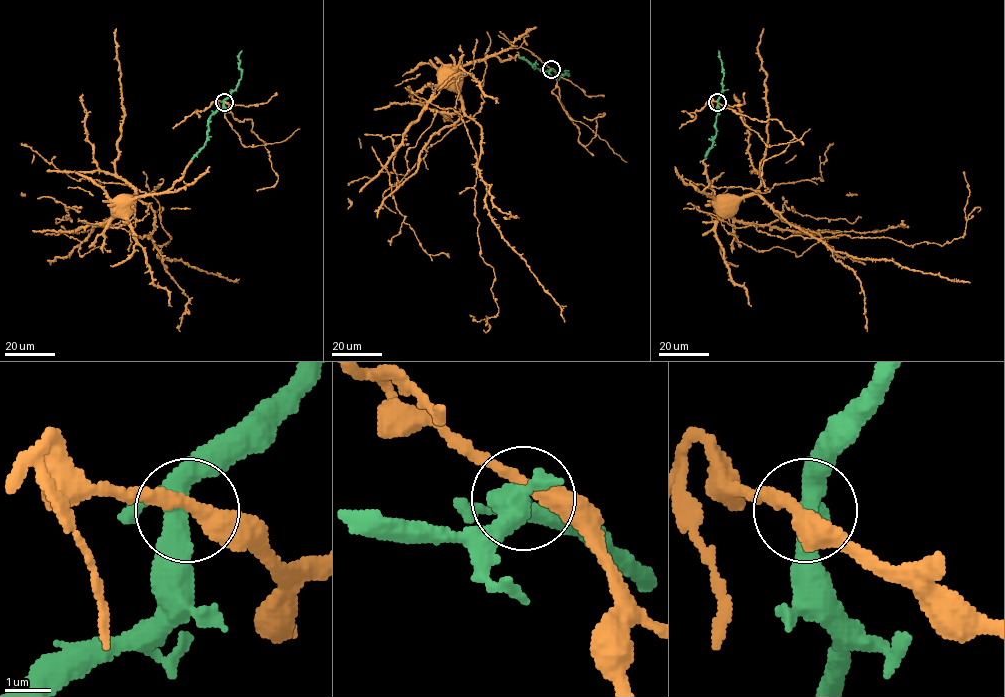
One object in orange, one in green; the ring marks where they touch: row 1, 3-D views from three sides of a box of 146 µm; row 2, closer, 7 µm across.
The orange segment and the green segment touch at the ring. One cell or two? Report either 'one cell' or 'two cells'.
one cell

